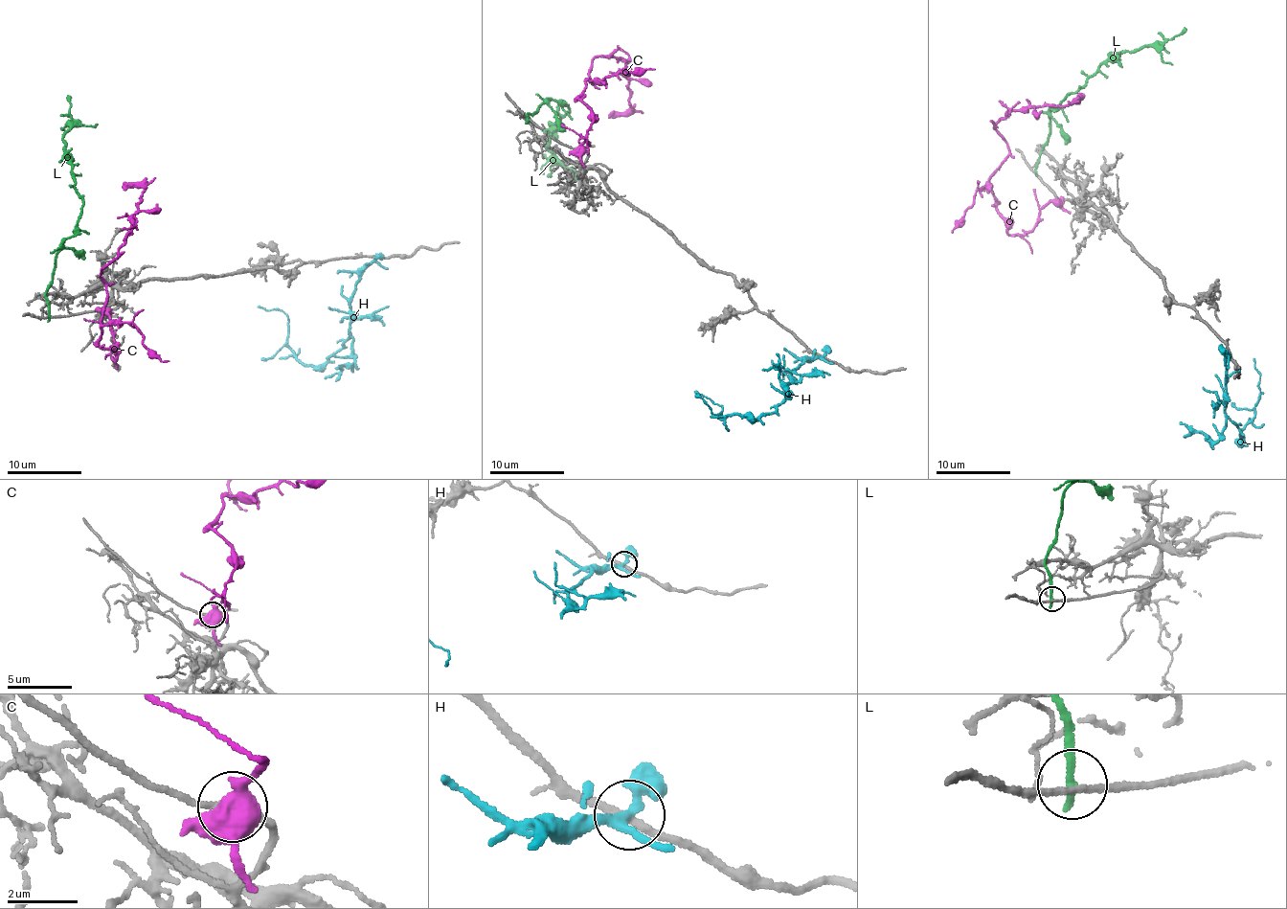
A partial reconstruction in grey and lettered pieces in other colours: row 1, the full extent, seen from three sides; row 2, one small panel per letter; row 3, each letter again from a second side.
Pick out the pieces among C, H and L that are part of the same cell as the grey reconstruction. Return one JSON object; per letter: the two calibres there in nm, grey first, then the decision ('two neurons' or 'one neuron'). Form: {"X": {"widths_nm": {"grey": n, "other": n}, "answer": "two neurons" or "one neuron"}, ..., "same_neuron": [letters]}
{"C": {"widths_nm": {"grey": 200, "other": 500}, "answer": "two neurons"}, "H": {"widths_nm": {"grey": 200, "other": 240}, "answer": "two neurons"}, "L": {"widths_nm": {"grey": 180, "other": 280}, "answer": "two neurons"}, "same_neuron": []}

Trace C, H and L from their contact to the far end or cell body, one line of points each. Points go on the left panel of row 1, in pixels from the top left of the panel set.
C: (104, 308), (111, 360), (115, 352), (99, 345), (107, 295), (101, 269), (133, 227), (144, 189), (123, 186)
H: (377, 258), (356, 284), (350, 301), (350, 335), (323, 364), (302, 365), (286, 344), (285, 313), (257, 306)
L: (50, 315), (45, 290), (58, 247), (73, 236), (82, 202), (64, 147), (71, 122), (68, 95)

